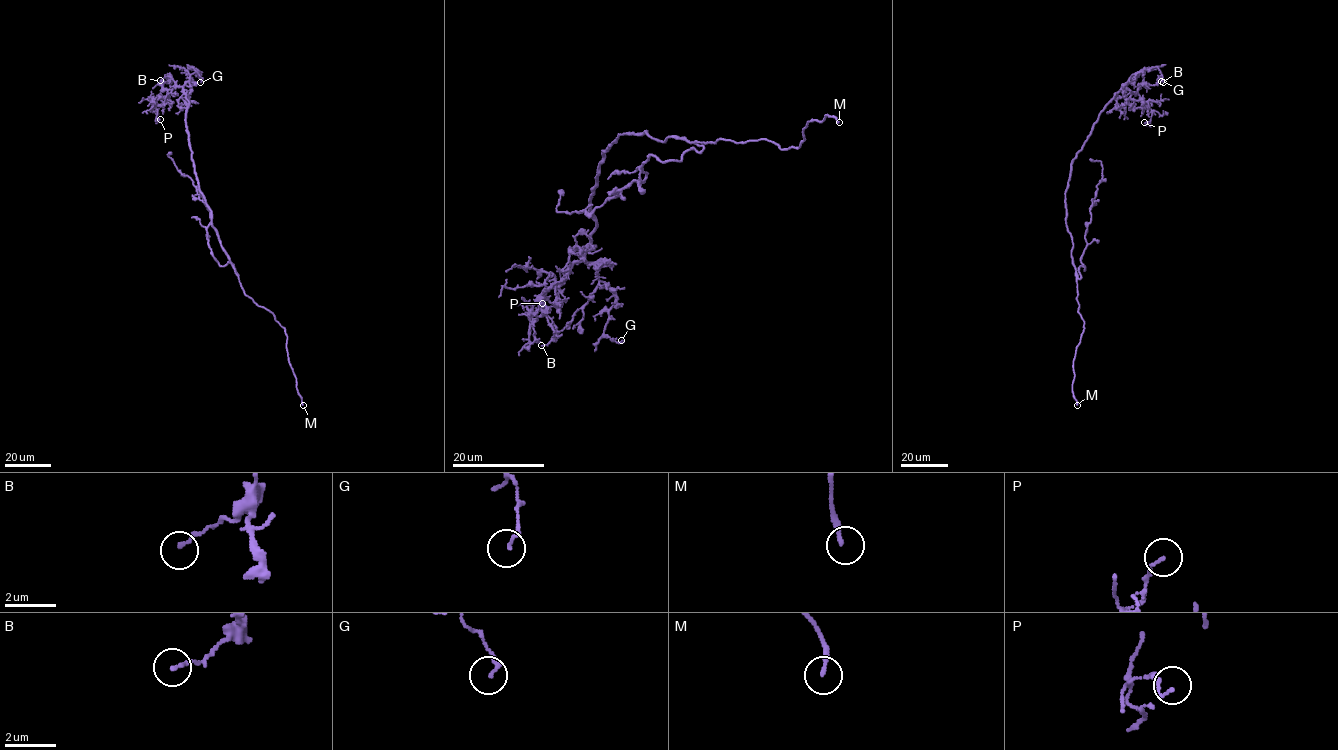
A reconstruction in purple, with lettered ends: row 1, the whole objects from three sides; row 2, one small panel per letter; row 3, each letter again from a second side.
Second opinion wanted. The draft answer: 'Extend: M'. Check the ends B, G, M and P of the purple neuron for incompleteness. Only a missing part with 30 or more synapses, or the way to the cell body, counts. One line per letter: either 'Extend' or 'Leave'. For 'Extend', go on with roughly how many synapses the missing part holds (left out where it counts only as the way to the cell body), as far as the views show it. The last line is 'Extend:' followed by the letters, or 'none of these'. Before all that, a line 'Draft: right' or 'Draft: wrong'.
Draft: right
B: Leave
G: Leave
M: Extend
P: Leave
Extend: M

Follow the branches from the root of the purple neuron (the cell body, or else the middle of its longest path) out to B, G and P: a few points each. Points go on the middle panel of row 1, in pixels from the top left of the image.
B: (653, 139), (620, 134), (603, 152), (590, 198), (596, 228), (585, 255), (543, 294), (555, 331), (541, 345)
G: (653, 139), (620, 134), (603, 152), (590, 198), (596, 228), (585, 259), (615, 297), (604, 334), (621, 340)
P: (653, 139), (620, 134), (603, 152), (591, 243), (531, 305), (533, 322), (542, 303)

